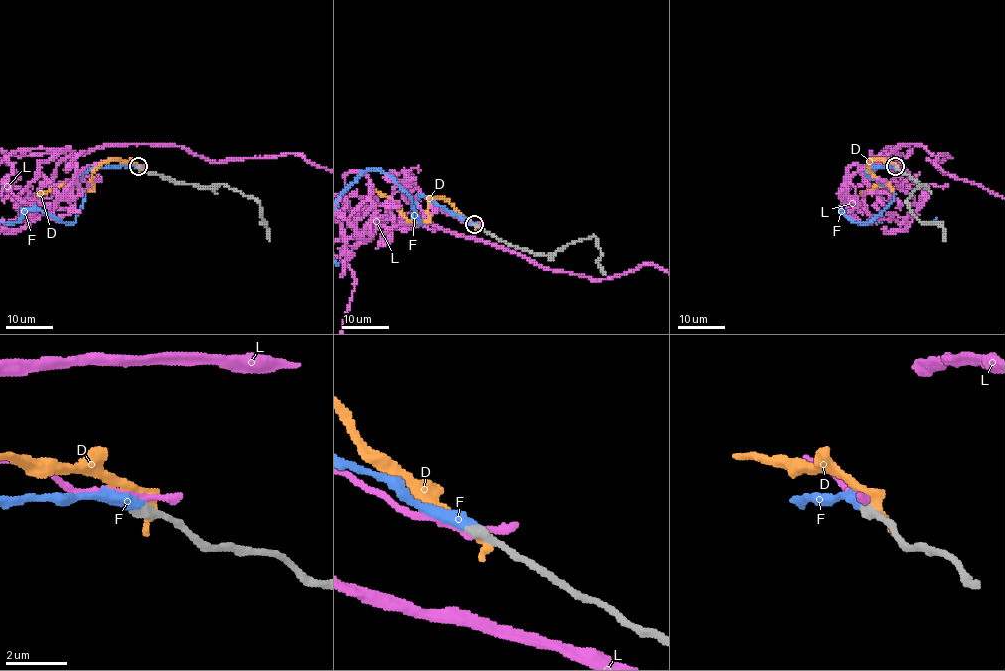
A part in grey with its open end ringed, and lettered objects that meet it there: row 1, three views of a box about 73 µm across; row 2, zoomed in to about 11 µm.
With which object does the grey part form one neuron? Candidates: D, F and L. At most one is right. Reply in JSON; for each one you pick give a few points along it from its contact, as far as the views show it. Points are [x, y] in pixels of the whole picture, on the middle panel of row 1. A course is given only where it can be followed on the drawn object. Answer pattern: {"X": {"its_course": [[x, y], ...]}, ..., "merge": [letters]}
{"merge": ["F"]}

